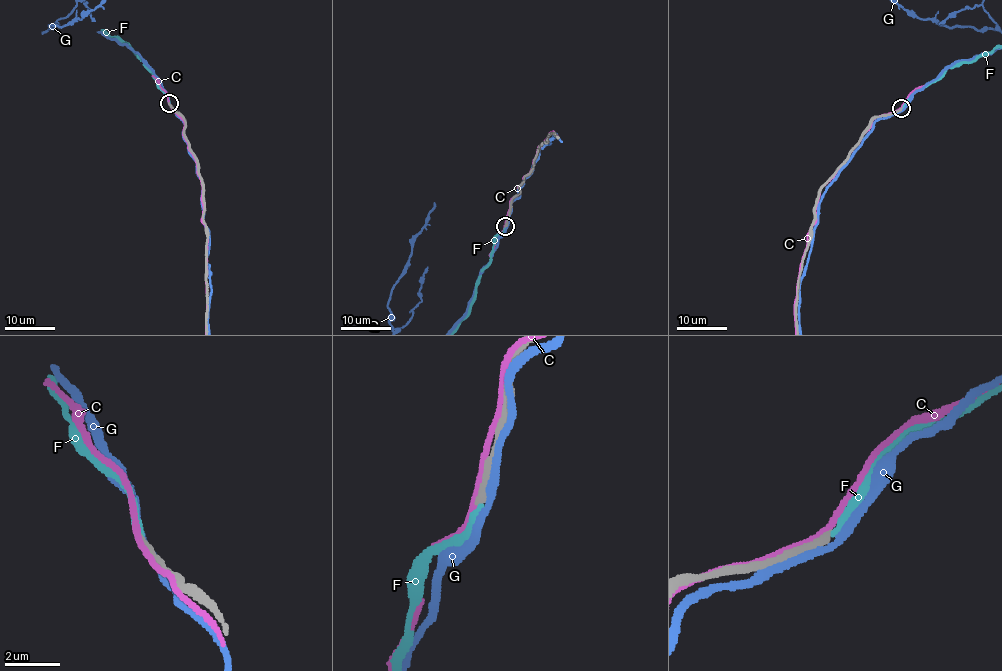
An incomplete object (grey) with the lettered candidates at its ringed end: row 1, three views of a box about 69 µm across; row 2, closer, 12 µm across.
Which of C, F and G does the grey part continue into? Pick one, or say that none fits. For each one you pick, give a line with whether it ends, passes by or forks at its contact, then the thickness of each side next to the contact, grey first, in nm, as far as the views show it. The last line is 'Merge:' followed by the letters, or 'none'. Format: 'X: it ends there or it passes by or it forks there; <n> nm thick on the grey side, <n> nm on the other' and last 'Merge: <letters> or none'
F: it ends there; 300 nm thick on the grey side, 260 nm on the other
Merge: F

